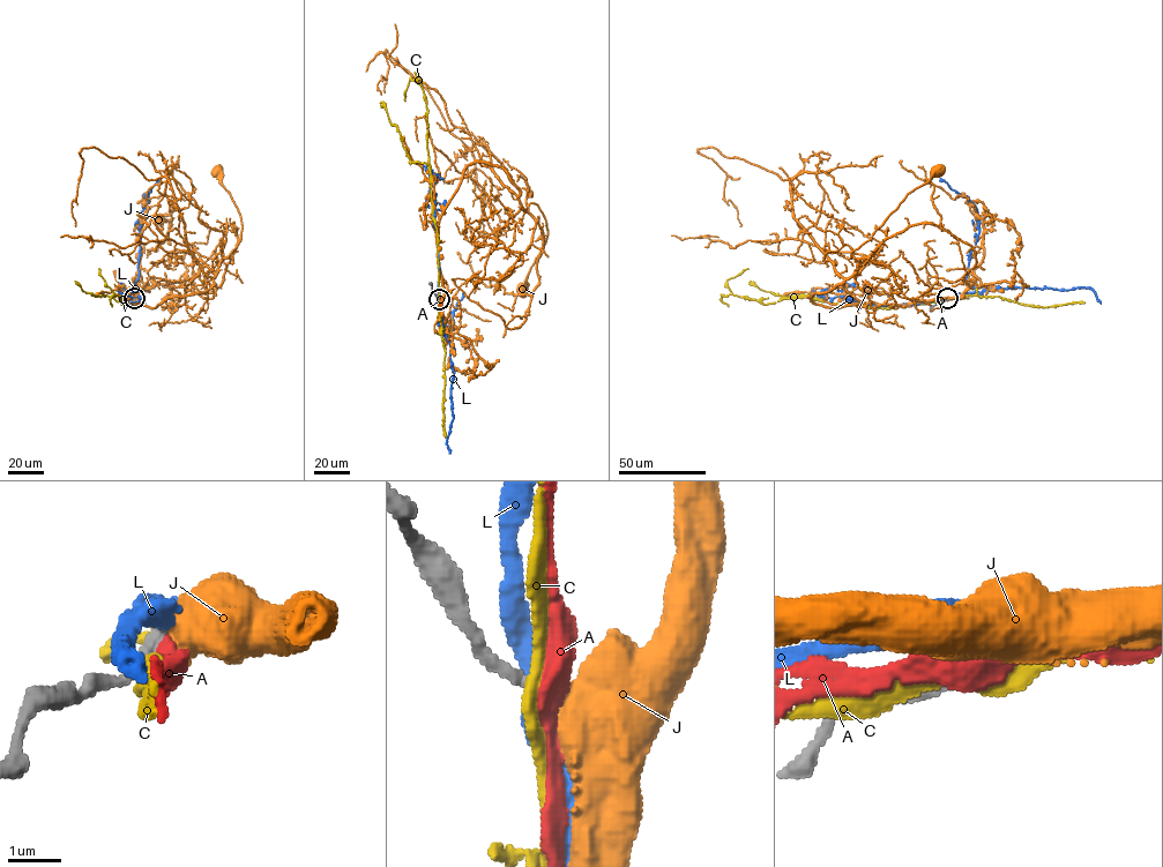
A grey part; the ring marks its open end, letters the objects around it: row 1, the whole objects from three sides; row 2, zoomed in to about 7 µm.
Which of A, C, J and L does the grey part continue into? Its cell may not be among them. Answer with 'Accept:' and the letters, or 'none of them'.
Accept: J

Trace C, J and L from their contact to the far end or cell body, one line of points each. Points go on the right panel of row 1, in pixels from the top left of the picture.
C: (947, 299), (887, 308), (834, 304), (809, 297), (761, 304), (735, 296), (727, 285), (728, 279), (748, 268)
J: (947, 298), (829, 307), (810, 298), (829, 292), (850, 276), (857, 263), (851, 254), (936, 171)
L: (947, 298), (975, 291), (966, 277), (978, 223), (976, 207), (939, 180)

